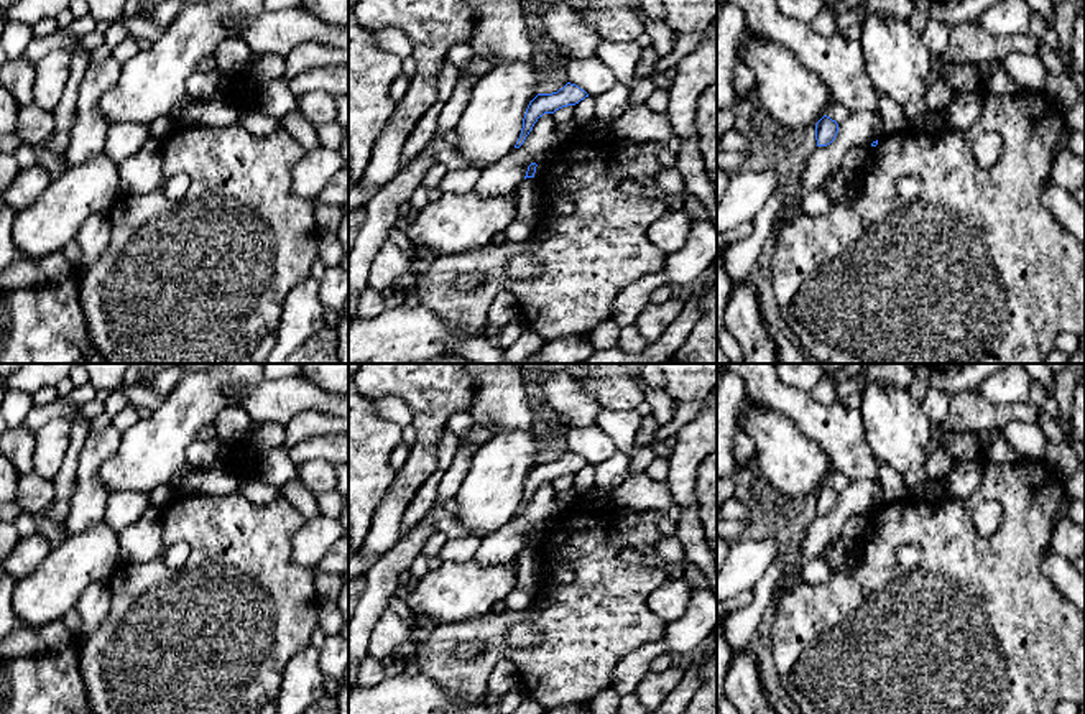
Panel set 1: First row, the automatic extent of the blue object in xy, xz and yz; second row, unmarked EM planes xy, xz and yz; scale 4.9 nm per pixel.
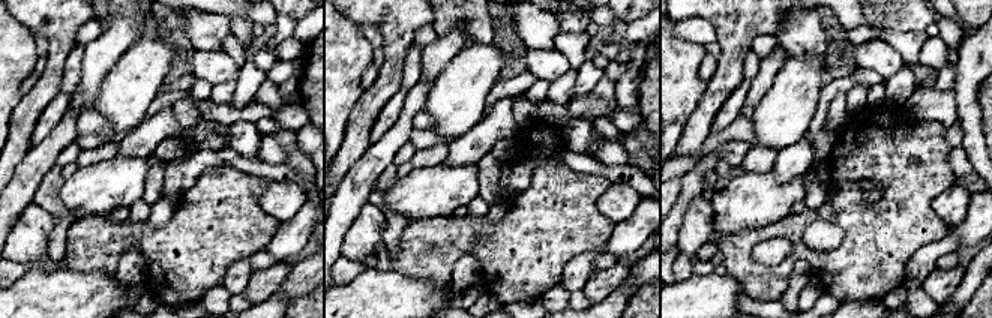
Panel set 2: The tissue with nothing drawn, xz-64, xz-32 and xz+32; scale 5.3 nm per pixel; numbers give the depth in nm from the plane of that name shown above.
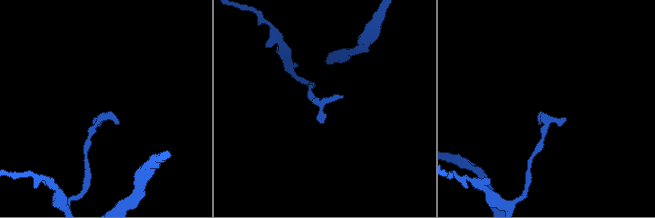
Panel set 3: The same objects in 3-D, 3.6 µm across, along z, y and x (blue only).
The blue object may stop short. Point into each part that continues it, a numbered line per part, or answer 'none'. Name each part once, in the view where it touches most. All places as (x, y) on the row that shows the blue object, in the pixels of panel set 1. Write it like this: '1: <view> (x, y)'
none

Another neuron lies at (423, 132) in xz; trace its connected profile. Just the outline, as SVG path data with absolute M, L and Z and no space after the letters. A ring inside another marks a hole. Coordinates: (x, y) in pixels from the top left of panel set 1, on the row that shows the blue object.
M437 100L424 112L424 115L414 125L414 128L411 130L403 146L401 160L413 160L414 156L418 156L422 150L429 146L436 133L442 107L444 107L444 102Z

